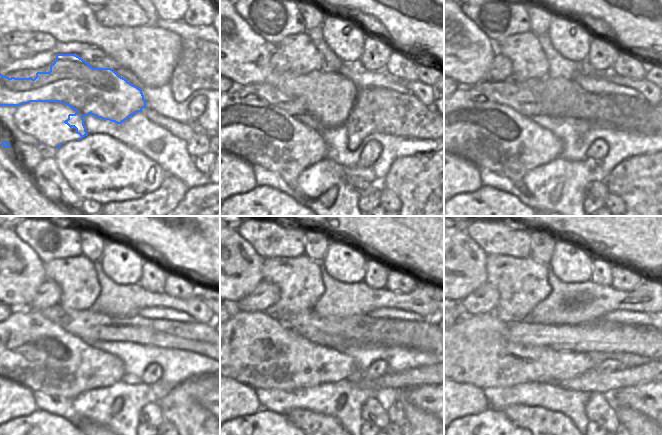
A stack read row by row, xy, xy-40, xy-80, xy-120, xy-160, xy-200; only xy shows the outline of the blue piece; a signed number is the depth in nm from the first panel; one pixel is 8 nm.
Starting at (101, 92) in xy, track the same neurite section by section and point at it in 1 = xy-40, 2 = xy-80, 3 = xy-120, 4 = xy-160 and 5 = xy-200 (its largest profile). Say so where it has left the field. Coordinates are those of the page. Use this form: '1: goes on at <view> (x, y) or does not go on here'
1: goes on at xy-40 (244, 125)
2: goes on at xy-80 (465, 123)
3: goes on at xy-120 (26, 347)
4: goes on at xy-160 (251, 348)
5: goes on at xy-200 (475, 350)

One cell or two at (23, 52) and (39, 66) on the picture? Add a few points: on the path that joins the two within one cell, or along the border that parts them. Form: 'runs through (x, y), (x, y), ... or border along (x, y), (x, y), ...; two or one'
border along (34, 54), (26, 59), (15, 59), (10, 63); two

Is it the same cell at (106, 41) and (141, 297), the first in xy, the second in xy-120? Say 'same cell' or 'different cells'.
different cells

